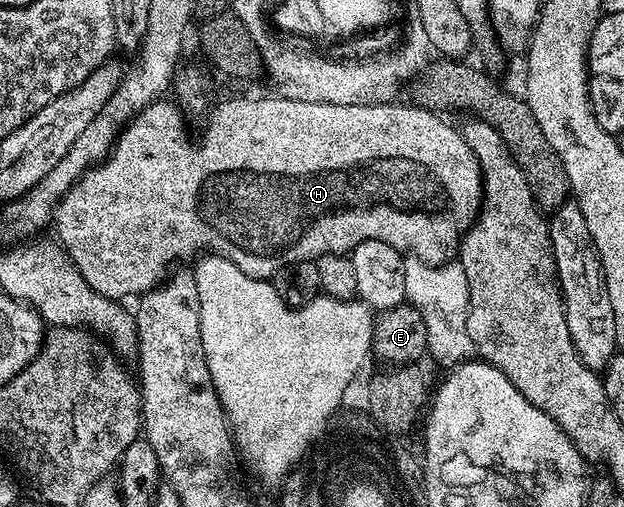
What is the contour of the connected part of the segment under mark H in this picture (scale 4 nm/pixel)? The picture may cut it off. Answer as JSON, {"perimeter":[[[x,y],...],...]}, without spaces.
{"perimeter":[[[272,96],[273,98],[229,98],[226,102],[221,102],[213,111],[208,111],[209,119],[205,122],[205,131],[201,134],[201,142],[192,142],[189,139],[189,130],[185,127],[186,115],[183,113],[182,107],[173,100],[158,100],[150,104],[147,108],[143,108],[133,117],[132,122],[125,123],[123,129],[118,133],[117,140],[113,144],[113,150],[109,157],[99,166],[92,166],[84,176],[73,185],[63,197],[61,203],[57,205],[51,219],[52,225],[57,225],[56,241],[62,250],[68,254],[73,266],[83,276],[83,280],[87,280],[87,284],[91,284],[91,288],[95,288],[95,292],[99,292],[99,296],[104,298],[112,298],[114,300],[126,300],[134,294],[140,296],[153,290],[156,286],[161,285],[170,273],[172,264],[176,258],[196,259],[202,252],[212,251],[214,254],[222,254],[227,260],[231,260],[243,272],[247,272],[247,276],[252,278],[272,279],[273,275],[278,274],[285,266],[290,266],[296,262],[311,262],[324,254],[349,254],[359,244],[363,244],[363,240],[383,240],[383,244],[391,244],[391,248],[400,250],[402,255],[412,256],[419,261],[426,262],[427,265],[441,266],[450,261],[458,253],[461,245],[461,239],[466,230],[477,220],[478,214],[481,213],[481,200],[483,197],[483,183],[481,181],[481,169],[477,163],[477,157],[473,155],[473,149],[467,144],[464,133],[460,129],[457,130],[449,122],[444,122],[440,113],[431,109],[426,109],[421,104],[415,106],[397,106],[398,104],[372,105],[372,106],[348,106],[347,104],[333,103],[307,103],[302,100],[291,100],[280,96]]]}

